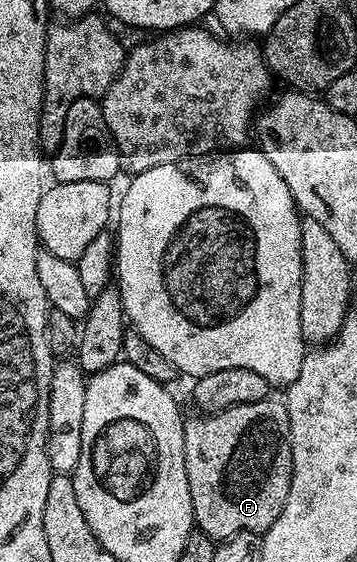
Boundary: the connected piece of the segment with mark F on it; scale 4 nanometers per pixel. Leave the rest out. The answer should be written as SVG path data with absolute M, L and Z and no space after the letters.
M281 399L237 404L219 412L197 414L185 421L184 470L188 474L188 490L192 494L194 522L197 531L215 542L230 540L241 532L265 534L280 518L292 482L292 450L288 410Z

